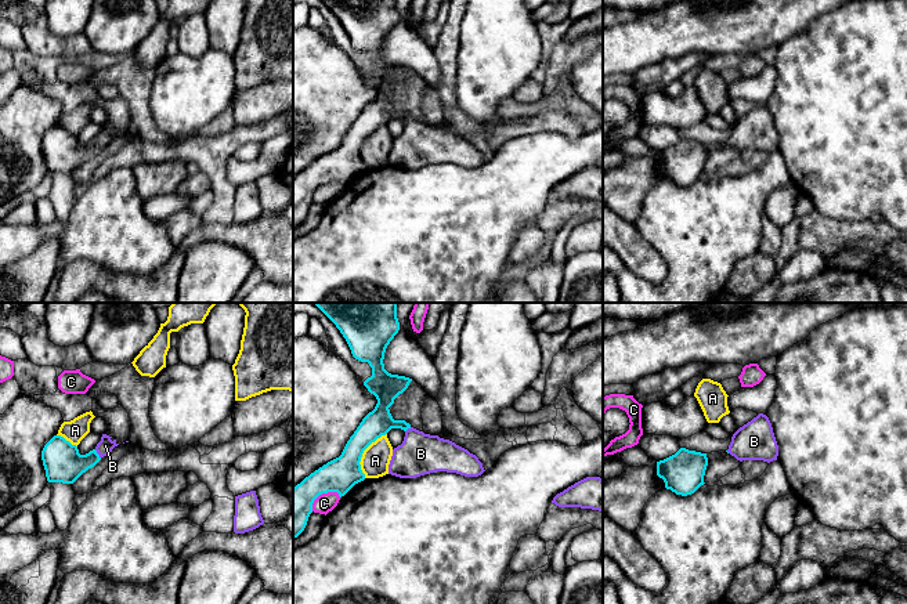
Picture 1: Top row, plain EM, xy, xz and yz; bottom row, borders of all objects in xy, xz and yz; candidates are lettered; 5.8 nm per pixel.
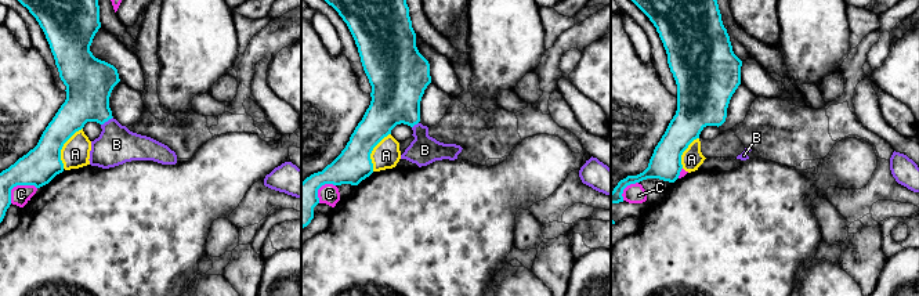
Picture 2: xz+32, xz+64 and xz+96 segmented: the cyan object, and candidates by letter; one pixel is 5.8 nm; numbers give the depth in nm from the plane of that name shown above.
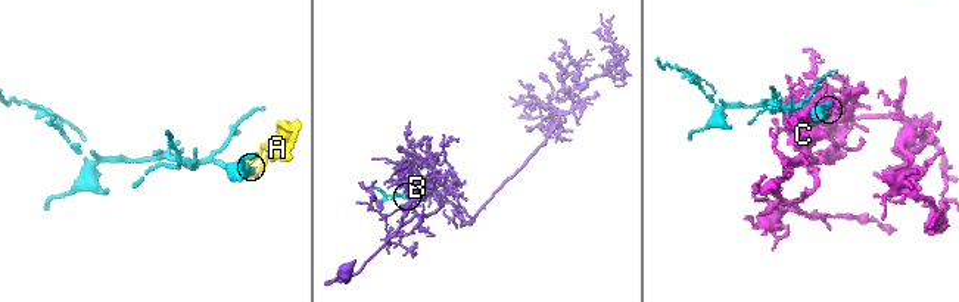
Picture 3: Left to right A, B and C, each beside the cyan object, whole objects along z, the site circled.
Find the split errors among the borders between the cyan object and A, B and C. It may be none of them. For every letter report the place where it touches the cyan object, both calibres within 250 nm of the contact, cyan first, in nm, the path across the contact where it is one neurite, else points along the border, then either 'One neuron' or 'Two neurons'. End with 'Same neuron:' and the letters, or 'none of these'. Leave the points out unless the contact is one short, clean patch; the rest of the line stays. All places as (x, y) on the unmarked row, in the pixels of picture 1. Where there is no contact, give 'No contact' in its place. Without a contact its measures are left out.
A: Touches cyan at xz (362, 143). Thickness 200 nm (cyan) against 170 nm. Boundary: xz (386, 123), (364, 141), (360, 152), (364, 167). Two neurons
B: Touches cyan at xy (97, 144). Thickness 220 nm (cyan) against 90 nm. Path across: xy (62, 154), (82, 154), (97, 144), (105, 136). One neuron
C: Touches cyan at xz (321, 184). Thickness 220 nm (cyan) against 110 nm. Two neurons
Same neuron: B

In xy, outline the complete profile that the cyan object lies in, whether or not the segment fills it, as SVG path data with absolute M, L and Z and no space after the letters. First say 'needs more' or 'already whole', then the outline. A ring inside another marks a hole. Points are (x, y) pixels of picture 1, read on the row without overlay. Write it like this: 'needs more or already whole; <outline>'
needs more; M102 124L101 131L93 141L80 145L76 135L72 135L61 126L54 126L41 141L47 171L73 174L119 135L116 130L112 131L111 129Z

